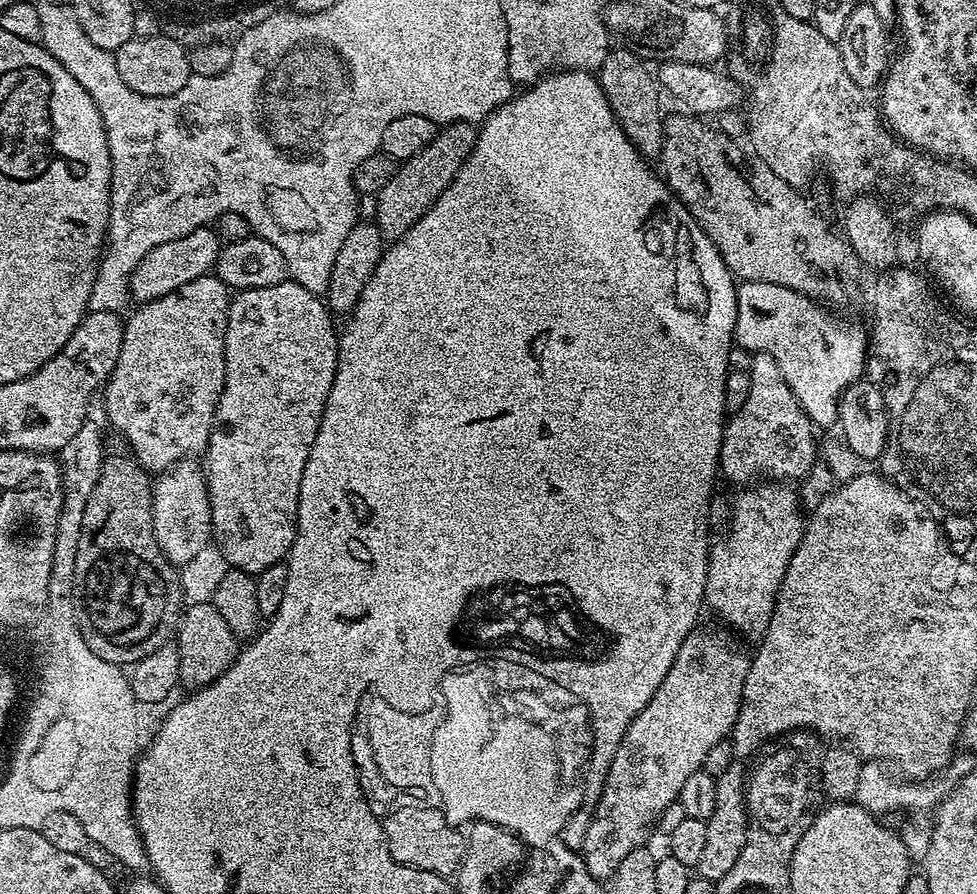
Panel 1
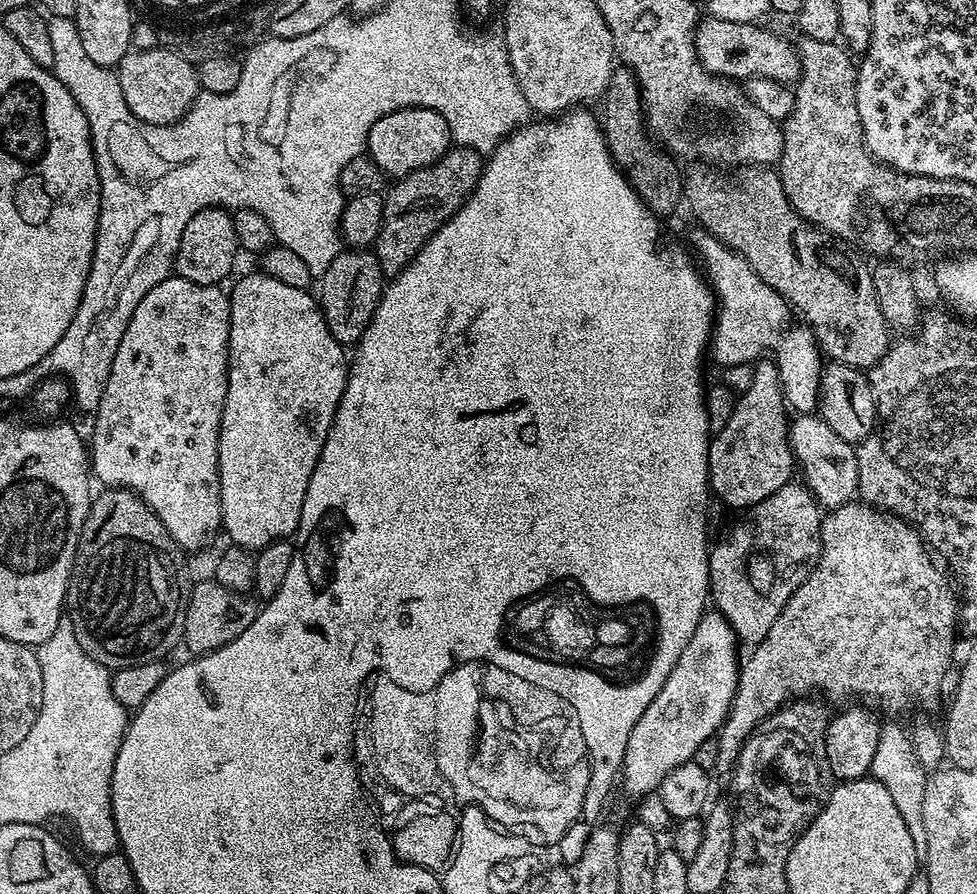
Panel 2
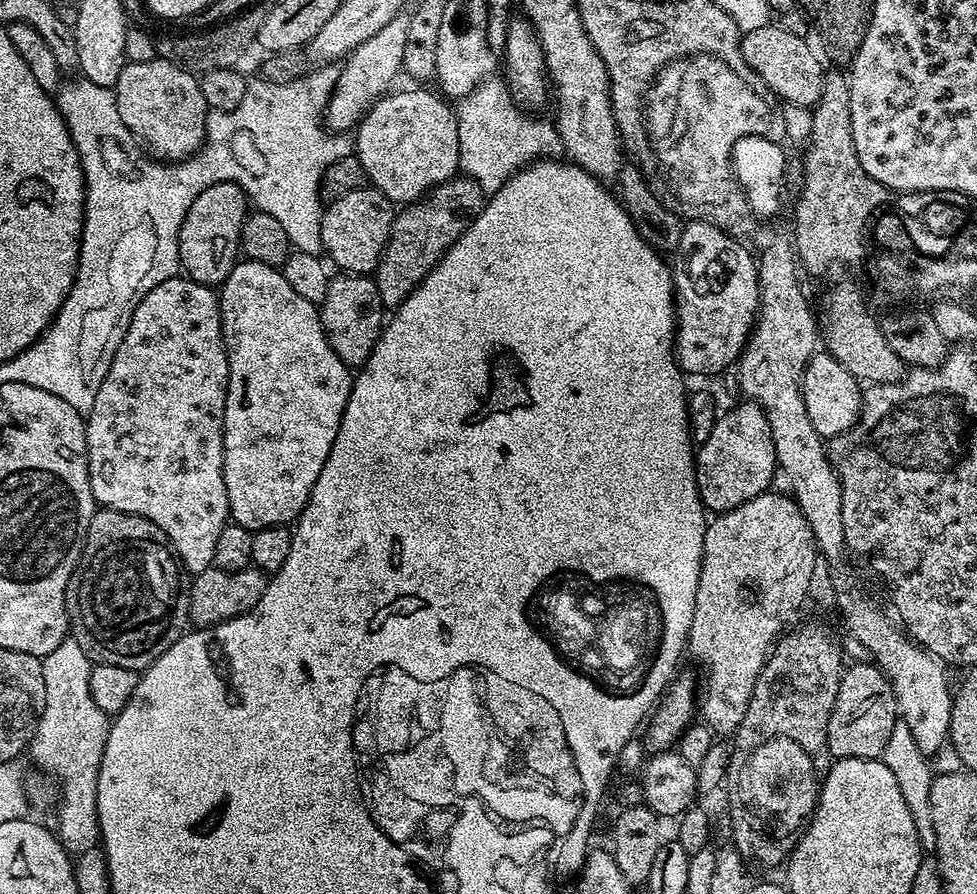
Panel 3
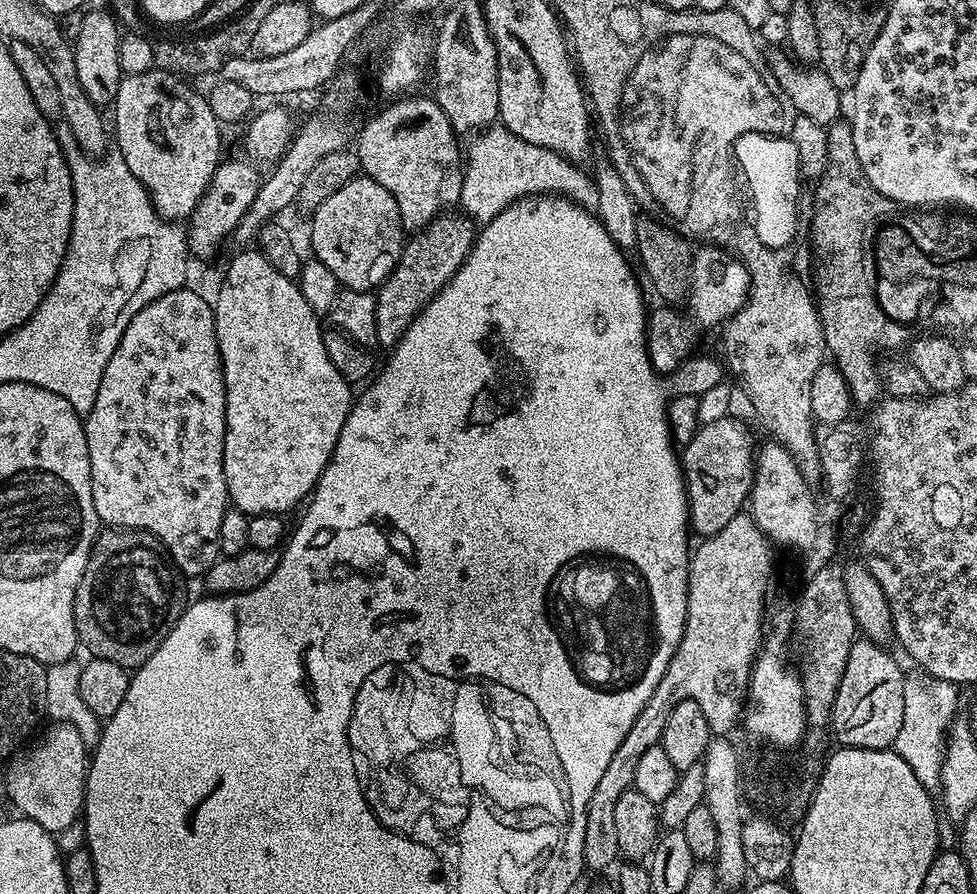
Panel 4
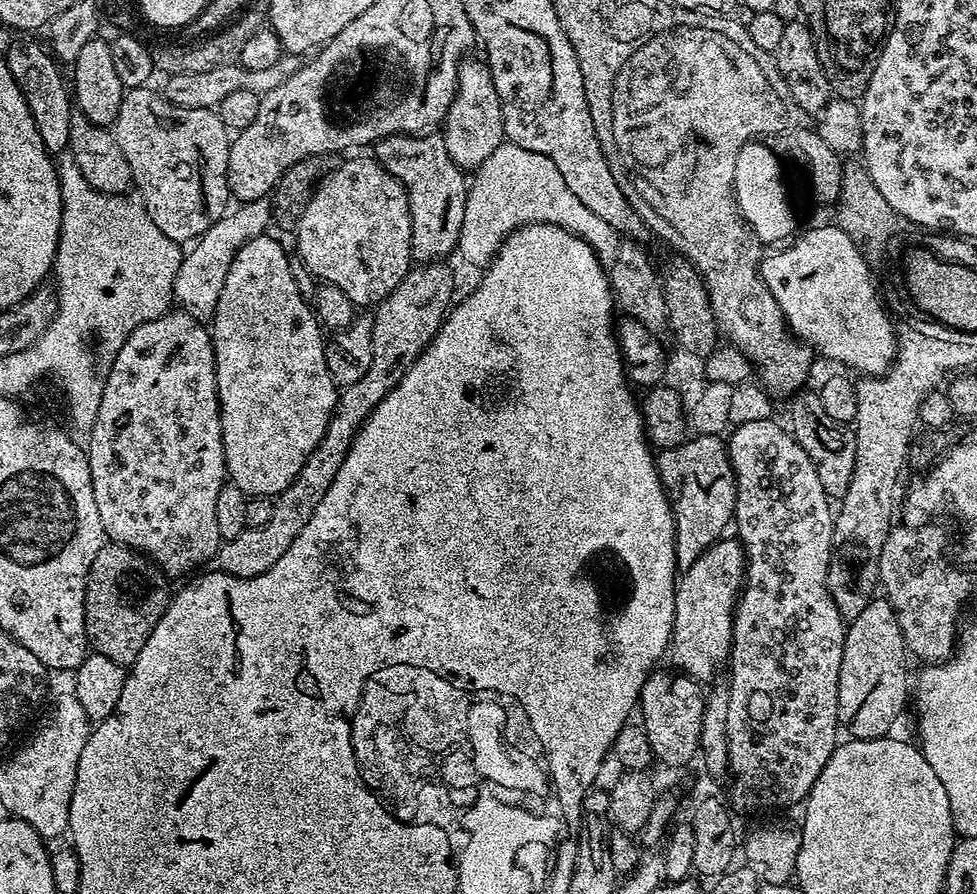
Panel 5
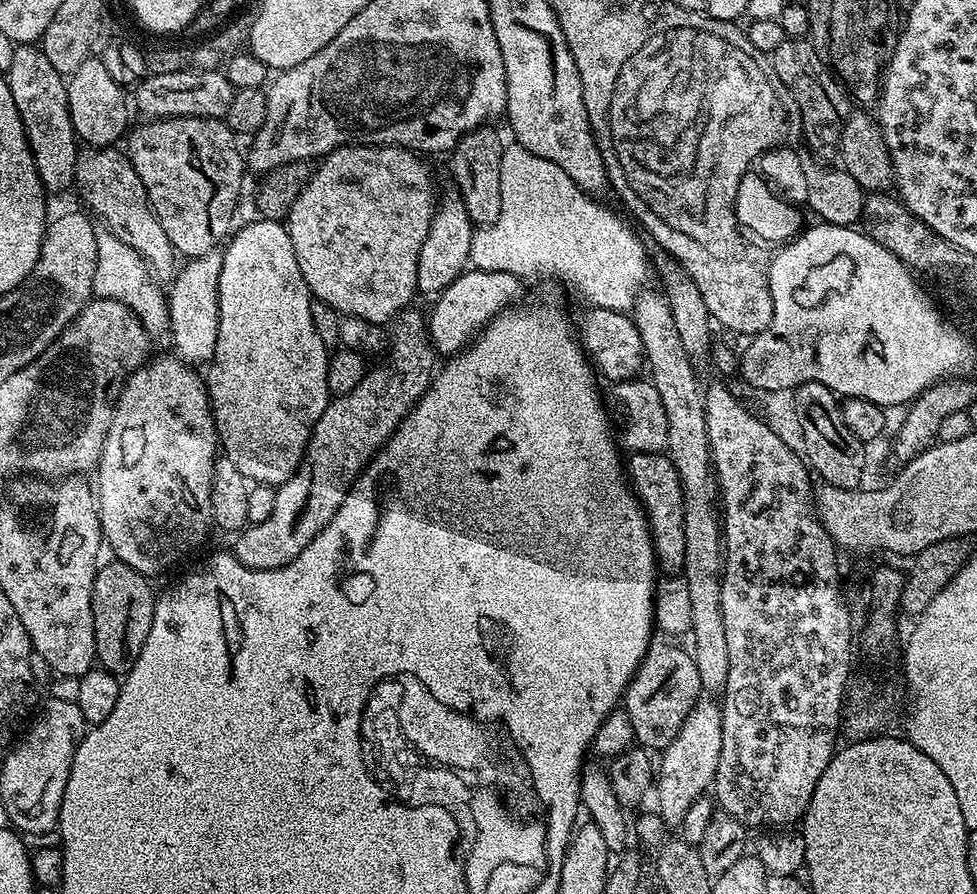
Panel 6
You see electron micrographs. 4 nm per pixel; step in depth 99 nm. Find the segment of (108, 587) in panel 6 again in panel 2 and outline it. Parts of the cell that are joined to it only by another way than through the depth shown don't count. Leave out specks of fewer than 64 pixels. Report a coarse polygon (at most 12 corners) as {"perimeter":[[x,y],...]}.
{"perimeter":[[137,492],[88,508],[66,616],[109,670],[184,638],[184,549]]}

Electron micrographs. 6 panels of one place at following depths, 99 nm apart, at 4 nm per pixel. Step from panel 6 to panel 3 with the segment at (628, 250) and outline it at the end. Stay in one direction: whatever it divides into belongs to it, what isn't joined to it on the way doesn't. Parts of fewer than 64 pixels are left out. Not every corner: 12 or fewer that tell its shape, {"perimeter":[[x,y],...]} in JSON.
{"perimeter":[[489,78],[454,108],[460,172],[486,194],[565,155],[555,123]]}

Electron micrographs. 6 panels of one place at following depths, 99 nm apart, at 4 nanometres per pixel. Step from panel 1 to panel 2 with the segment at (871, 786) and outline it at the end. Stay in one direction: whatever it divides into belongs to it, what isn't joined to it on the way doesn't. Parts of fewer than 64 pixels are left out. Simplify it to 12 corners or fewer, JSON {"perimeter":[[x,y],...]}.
{"perimeter":[[885,721],[871,777],[889,791],[929,863],[921,807],[927,771],[906,728]]}

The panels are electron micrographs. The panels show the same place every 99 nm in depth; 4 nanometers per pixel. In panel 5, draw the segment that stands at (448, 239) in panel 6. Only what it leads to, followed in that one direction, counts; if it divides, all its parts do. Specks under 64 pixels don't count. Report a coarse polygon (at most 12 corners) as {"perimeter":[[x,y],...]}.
{"perimeter":[[443,135],[387,136],[408,195],[413,261],[453,255],[469,181]]}

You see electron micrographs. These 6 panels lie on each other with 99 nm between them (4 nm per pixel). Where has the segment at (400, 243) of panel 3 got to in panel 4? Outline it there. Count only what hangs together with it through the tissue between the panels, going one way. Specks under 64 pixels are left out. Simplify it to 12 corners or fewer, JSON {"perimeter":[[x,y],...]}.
{"perimeter":[[448,210],[405,243],[374,292],[376,342],[395,348],[477,235]]}

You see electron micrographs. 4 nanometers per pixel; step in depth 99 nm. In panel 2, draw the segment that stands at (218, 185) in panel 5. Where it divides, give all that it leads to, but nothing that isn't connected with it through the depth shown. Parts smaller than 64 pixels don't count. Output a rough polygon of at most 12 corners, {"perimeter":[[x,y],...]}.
{"perimeter":[[167,46],[129,50],[122,98],[147,124],[177,124],[201,91]]}

